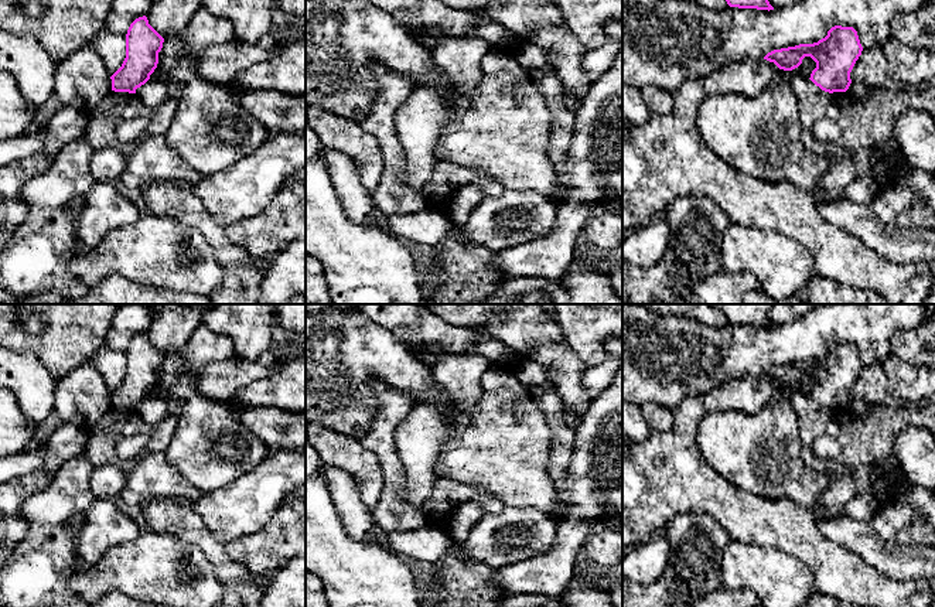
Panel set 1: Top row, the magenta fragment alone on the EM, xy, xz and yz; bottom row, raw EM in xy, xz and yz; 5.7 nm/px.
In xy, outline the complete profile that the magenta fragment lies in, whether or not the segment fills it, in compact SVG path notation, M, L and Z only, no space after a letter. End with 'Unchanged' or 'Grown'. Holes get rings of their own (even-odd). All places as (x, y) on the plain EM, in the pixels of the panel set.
M146 333L136 335L126 351L126 375L110 393L112 407L136 410L158 381L164 355L149 341Z. Unchanged

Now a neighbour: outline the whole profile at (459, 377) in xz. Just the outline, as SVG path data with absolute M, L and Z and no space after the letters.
M447 354L433 368L433 381L444 392L447 409L468 412L481 398L481 378L491 362L480 355Z

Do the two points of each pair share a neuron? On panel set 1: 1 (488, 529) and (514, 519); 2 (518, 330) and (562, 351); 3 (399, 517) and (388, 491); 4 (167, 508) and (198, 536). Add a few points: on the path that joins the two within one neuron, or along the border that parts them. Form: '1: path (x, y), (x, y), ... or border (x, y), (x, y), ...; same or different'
1: path (494, 527), (508, 522); same
2: path (529, 334), (541, 340), (550, 350); same
3: path (393, 511), (392, 497); same
4: path (174, 515), (191, 529); same

